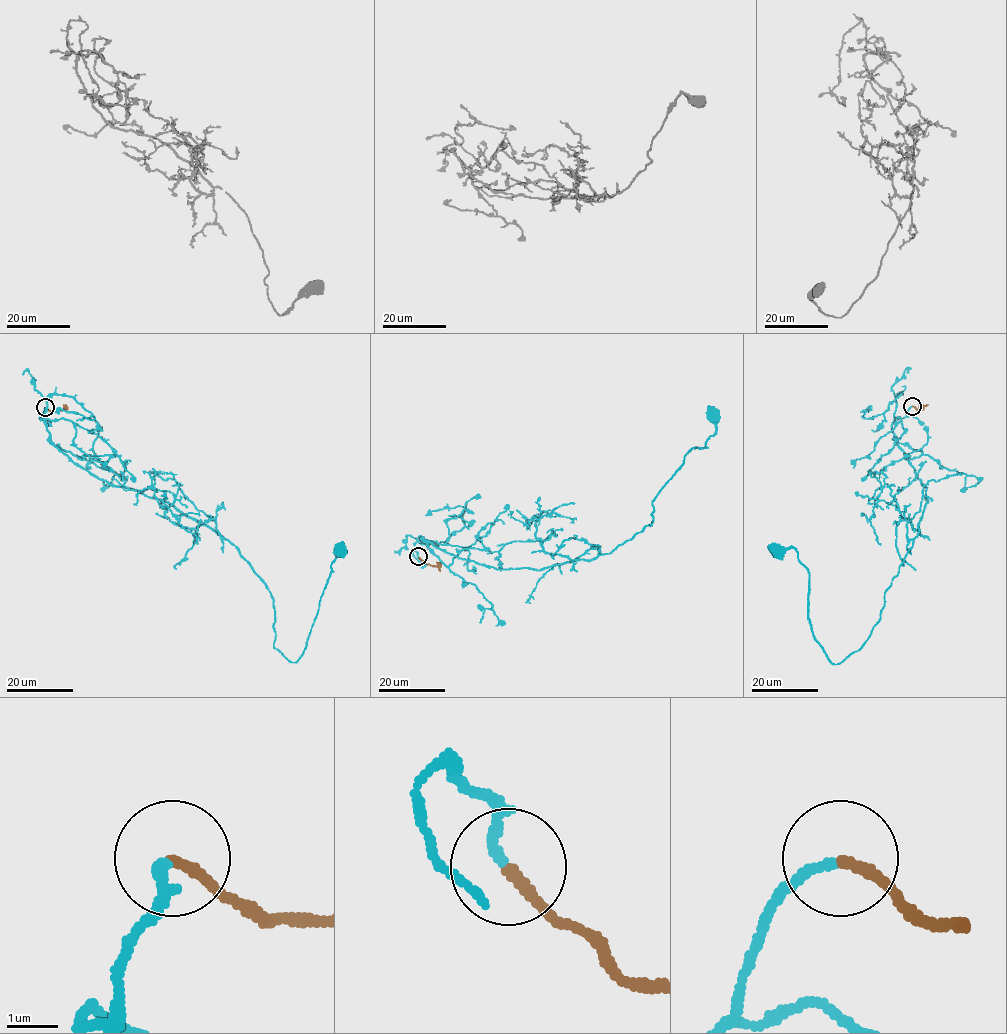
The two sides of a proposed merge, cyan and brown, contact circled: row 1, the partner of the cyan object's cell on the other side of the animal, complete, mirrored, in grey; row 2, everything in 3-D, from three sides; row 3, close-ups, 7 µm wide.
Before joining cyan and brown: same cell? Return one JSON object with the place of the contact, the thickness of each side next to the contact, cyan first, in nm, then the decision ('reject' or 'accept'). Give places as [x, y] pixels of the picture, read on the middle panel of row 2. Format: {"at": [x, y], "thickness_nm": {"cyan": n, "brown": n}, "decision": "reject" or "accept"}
{"at": [418, 556], "thickness_nm": {"cyan": 190, "brown": 200}, "decision": "accept"}

